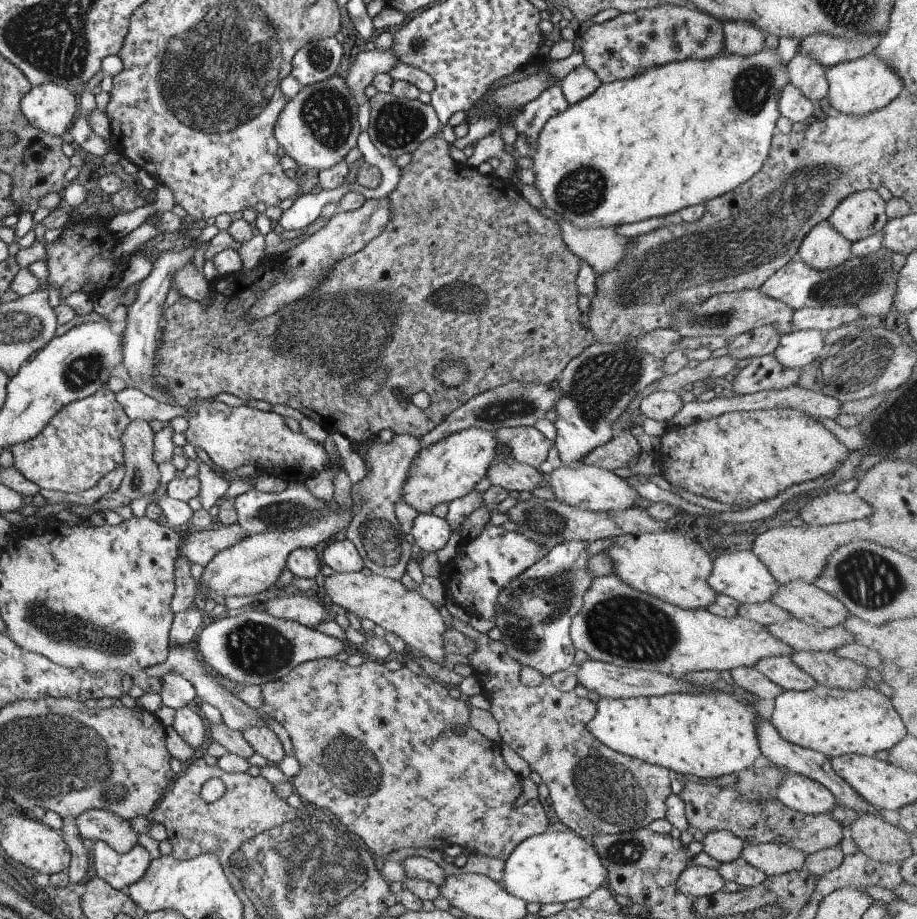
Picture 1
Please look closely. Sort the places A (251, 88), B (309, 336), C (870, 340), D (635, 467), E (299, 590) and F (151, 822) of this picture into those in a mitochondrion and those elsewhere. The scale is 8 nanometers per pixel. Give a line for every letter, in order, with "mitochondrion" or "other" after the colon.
A: mitochondrion
B: mitochondrion
C: mitochondrion
D: other
E: other
F: other

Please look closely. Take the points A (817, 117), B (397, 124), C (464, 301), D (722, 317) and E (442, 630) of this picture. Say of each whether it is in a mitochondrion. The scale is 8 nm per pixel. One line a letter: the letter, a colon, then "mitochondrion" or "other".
A: other
B: mitochondrion
C: mitochondrion
D: mitochondrion
E: other

